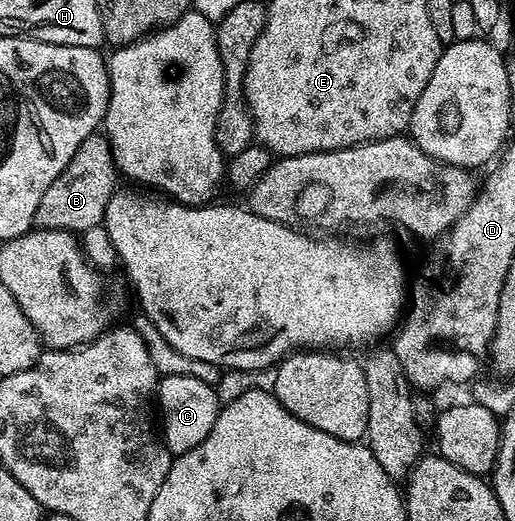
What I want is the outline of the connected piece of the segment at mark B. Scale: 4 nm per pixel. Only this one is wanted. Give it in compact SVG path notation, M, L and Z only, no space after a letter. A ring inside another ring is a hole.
M102 133L91 134L81 140L81 148L73 152L73 160L65 164L61 176L49 184L45 196L41 196L41 204L37 204L35 226L44 230L91 230L102 227L105 208L114 196L117 183L115 161L111 155L111 146Z

